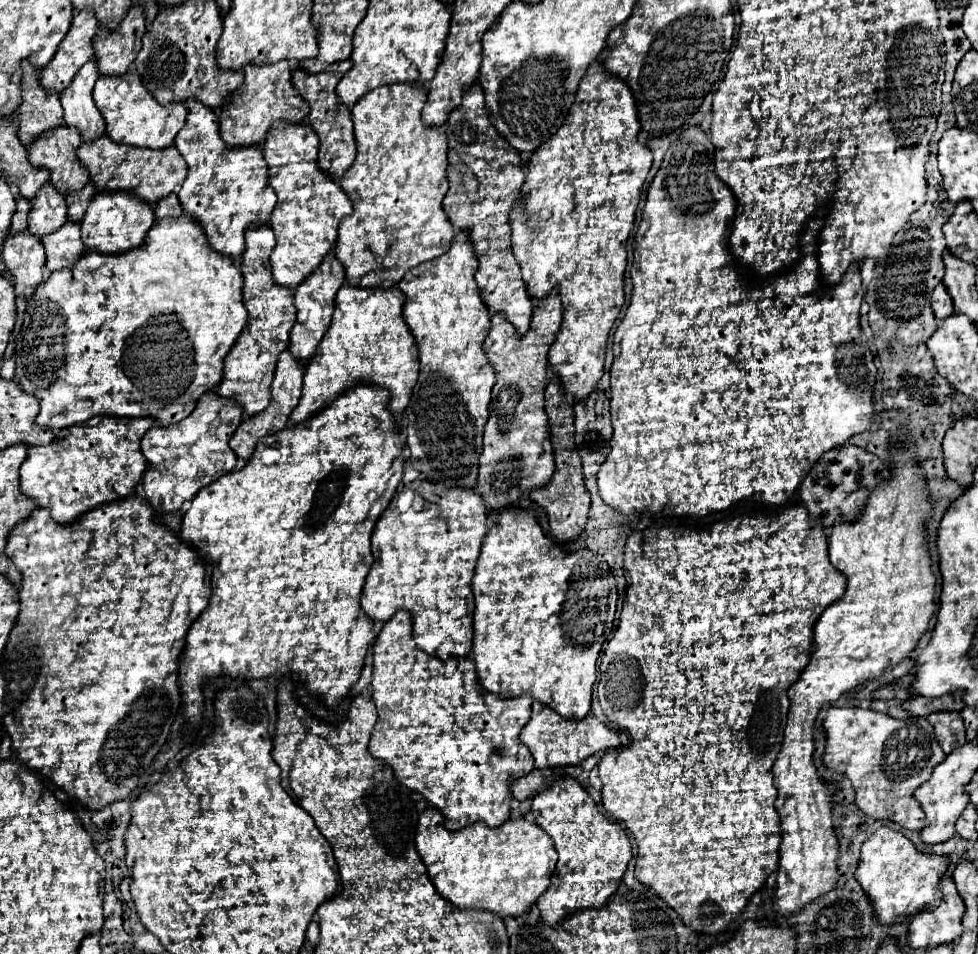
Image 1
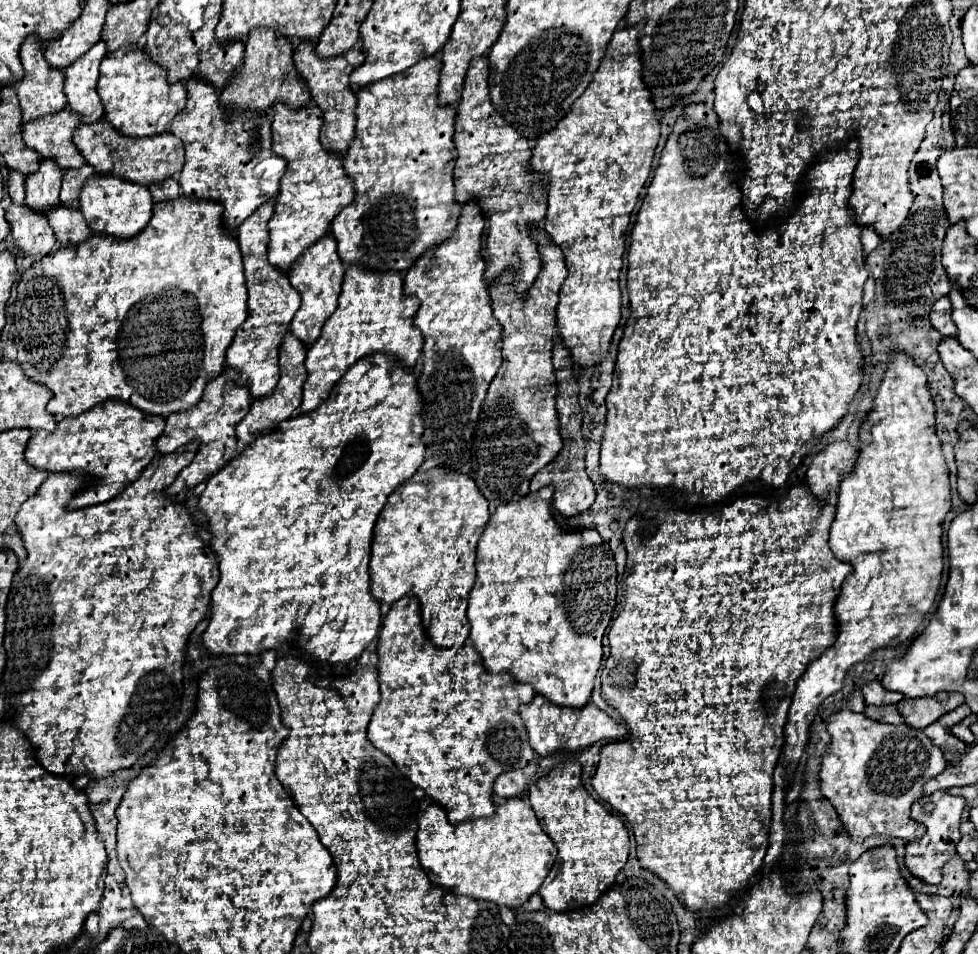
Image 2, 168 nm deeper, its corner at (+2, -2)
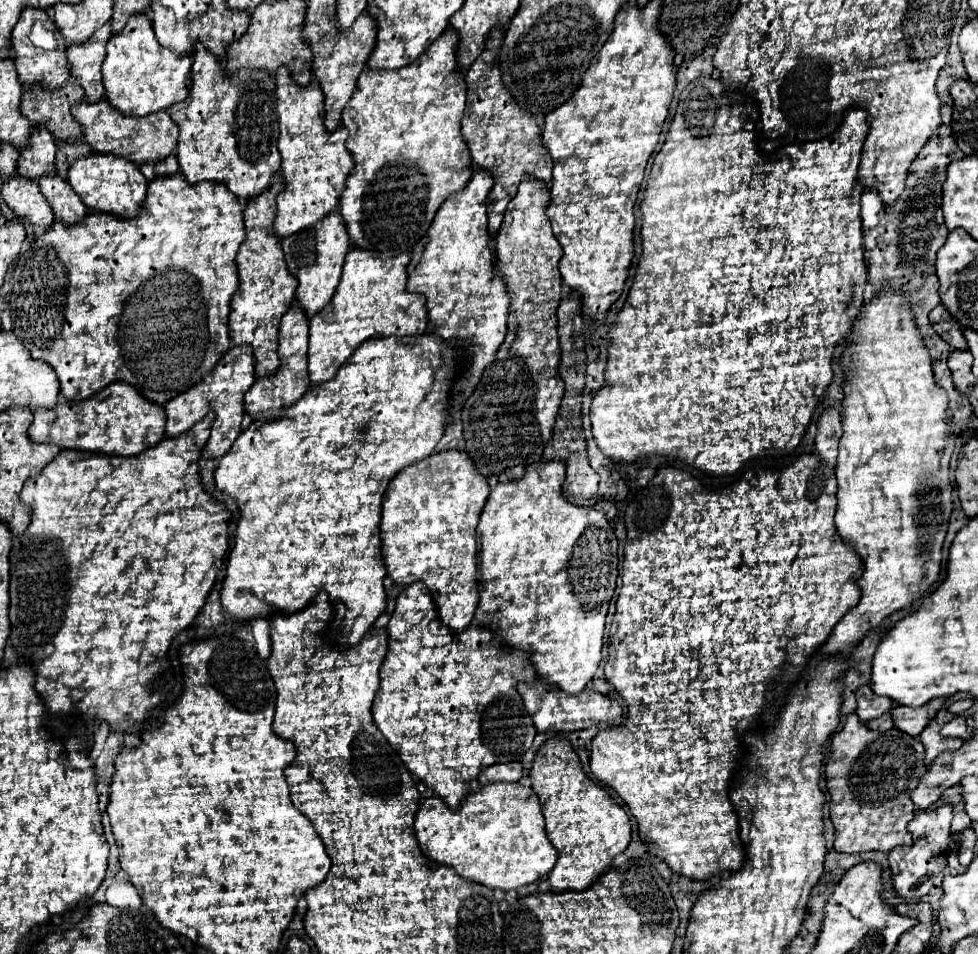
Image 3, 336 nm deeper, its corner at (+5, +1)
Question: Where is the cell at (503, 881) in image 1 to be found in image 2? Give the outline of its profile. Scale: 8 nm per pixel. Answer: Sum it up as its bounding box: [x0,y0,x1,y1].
[416,798,556,908]

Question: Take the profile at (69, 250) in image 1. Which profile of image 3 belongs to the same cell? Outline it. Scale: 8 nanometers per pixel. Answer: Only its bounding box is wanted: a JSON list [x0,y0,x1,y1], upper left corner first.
[39,175,87,225]

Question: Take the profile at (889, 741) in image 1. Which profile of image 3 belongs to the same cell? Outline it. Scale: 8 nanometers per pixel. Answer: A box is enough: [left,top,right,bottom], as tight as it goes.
[825,713,927,851]

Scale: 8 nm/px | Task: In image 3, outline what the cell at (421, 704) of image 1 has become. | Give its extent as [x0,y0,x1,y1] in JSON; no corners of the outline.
[371,583,537,811]

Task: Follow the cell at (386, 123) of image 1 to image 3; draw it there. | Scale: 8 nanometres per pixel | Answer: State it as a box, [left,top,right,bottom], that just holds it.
[341,29,473,251]

